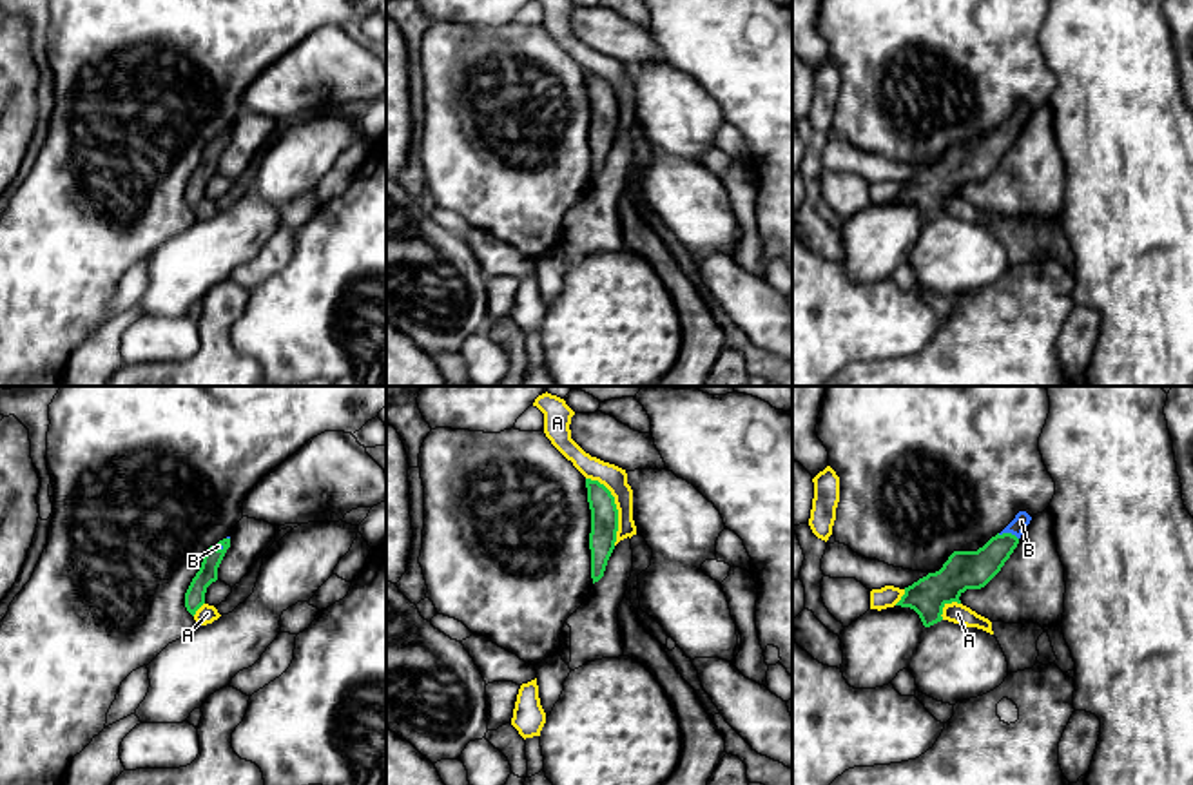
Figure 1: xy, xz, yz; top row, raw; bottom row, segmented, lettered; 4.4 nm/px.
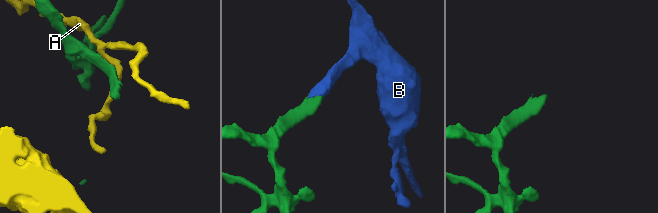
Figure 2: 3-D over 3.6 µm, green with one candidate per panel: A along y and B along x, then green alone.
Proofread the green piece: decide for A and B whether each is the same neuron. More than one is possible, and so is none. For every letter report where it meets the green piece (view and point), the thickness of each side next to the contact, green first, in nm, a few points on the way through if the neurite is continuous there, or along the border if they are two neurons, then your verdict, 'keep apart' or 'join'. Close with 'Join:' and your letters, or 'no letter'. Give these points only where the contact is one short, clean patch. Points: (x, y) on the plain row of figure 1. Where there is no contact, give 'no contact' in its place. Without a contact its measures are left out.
A: xz (615, 100) | 130/110 nm | keep apart
B: yz (1008, 127) | 180/70 nm | across yz (965, 164), (978, 162), (1008, 127), (1021, 115) | join
Join: B

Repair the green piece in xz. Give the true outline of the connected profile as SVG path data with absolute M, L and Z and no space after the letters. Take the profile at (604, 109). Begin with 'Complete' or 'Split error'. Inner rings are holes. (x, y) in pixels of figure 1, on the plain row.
Complete. M586 73L587 96L591 103L591 172L593 178L604 170L607 154L615 143L618 125L618 103L611 85L598 74Z

